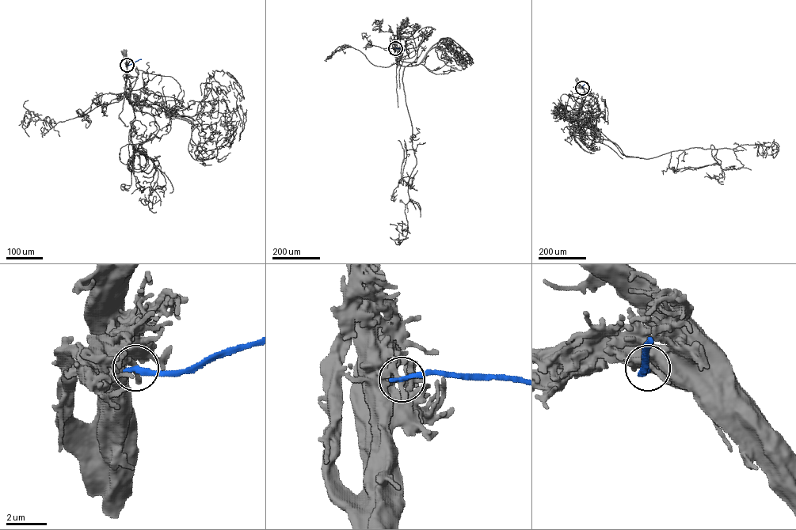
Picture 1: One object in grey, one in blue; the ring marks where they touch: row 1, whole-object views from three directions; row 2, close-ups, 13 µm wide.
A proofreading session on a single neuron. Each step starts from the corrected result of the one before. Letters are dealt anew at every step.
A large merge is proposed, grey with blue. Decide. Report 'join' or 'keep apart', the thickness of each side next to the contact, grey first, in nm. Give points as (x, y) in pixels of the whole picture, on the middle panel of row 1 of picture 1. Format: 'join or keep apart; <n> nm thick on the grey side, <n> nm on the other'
keep apart; 320 nm thick on the grey side, 280 nm on the other

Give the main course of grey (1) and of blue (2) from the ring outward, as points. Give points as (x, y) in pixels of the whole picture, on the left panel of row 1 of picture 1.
1: (127, 65), (124, 53)
2: (127, 65), (141, 59)

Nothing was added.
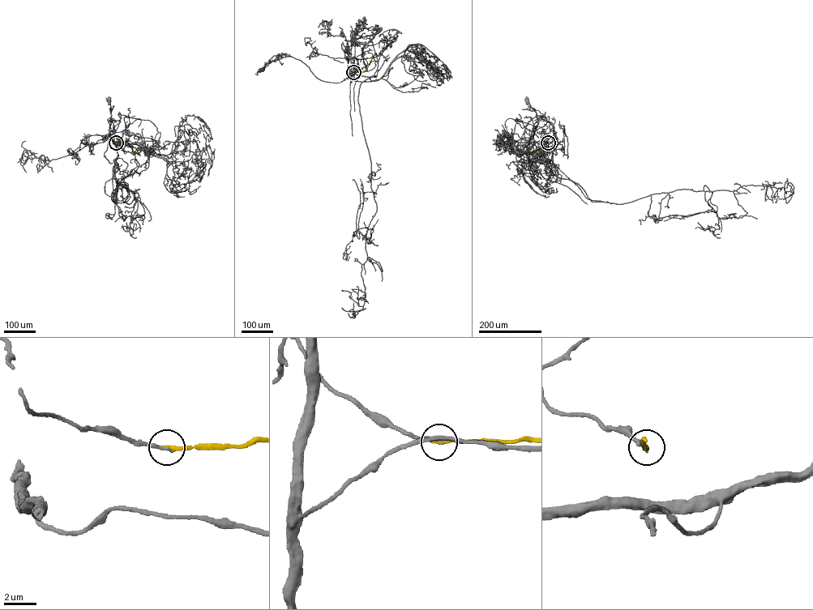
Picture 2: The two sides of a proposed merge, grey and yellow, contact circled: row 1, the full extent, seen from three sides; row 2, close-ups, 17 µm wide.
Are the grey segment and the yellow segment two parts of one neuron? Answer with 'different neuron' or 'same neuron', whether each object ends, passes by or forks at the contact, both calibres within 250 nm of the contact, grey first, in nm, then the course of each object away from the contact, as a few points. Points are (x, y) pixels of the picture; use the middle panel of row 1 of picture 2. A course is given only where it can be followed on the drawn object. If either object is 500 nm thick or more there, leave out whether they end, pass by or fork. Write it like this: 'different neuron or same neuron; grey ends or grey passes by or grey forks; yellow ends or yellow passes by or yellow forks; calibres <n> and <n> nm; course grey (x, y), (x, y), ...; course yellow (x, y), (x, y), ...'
same neuron; grey ends; yellow ends; calibres 200 and 280 nm; course grey (353, 72), (350, 70), (350, 76), (351, 60), (348, 57), (348, 62), (346, 51); course yellow (353, 72), (364, 70), (374, 53), (377, 56)

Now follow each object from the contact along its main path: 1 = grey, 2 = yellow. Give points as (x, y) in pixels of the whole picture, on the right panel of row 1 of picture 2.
1: (548, 142), (545, 141), (550, 138), (552, 142), (545, 143), (539, 143), (533, 138), (537, 118), (527, 100)
2: (548, 142), (537, 150), (528, 152), (532, 155)

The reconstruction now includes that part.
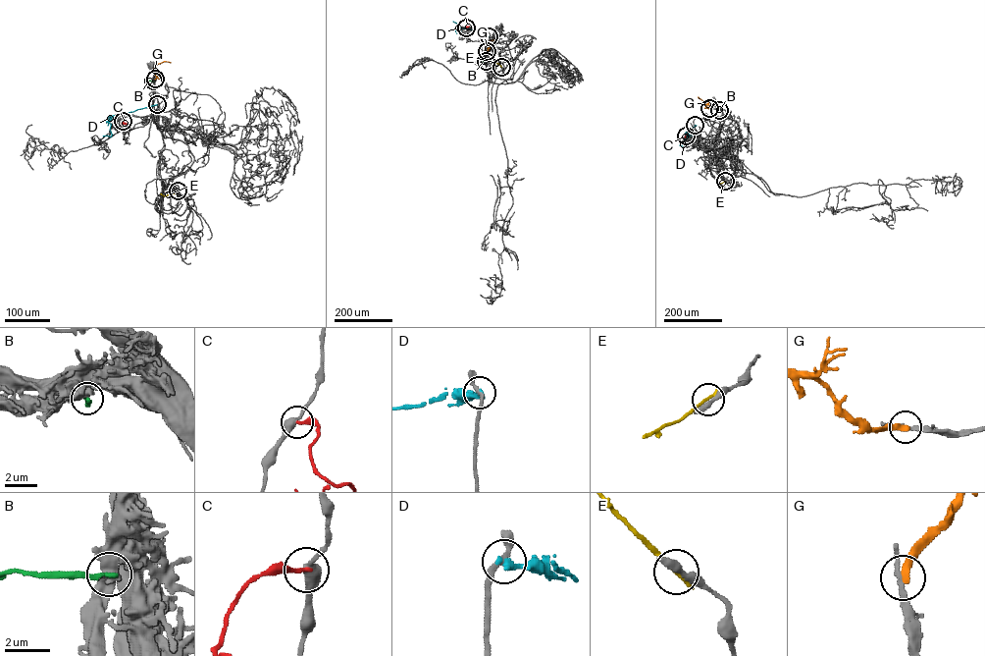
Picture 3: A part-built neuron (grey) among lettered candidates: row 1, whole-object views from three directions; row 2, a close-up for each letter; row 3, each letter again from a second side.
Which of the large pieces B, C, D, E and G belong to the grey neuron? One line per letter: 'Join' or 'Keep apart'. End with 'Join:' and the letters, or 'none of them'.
B: Keep apart
C: Keep apart
D: Keep apart
E: Keep apart
G: Keep apart
Join: none of them

